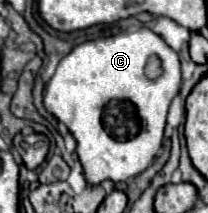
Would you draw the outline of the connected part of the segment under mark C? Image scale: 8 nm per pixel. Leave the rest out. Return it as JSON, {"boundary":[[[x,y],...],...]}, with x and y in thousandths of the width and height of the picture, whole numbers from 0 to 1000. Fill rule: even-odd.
{"boundary":[[[683,127],[644,155],[577,155],[548,174],[490,174],[365,211],[279,296],[269,343],[212,427],[212,502],[288,577],[308,577],[346,643],[365,653],[365,728],[404,793],[413,859],[490,869],[519,840],[548,869],[577,869],[606,859],[625,831],[673,822],[731,775],[760,700],[779,690],[808,502],[827,465],[856,446],[856,427],[865,427],[865,277],[846,239],[827,239],[769,164]],[[721,268],[760,268],[779,305],[779,352],[740,380],[721,380],[721,362],[702,352],[702,305]]]}

